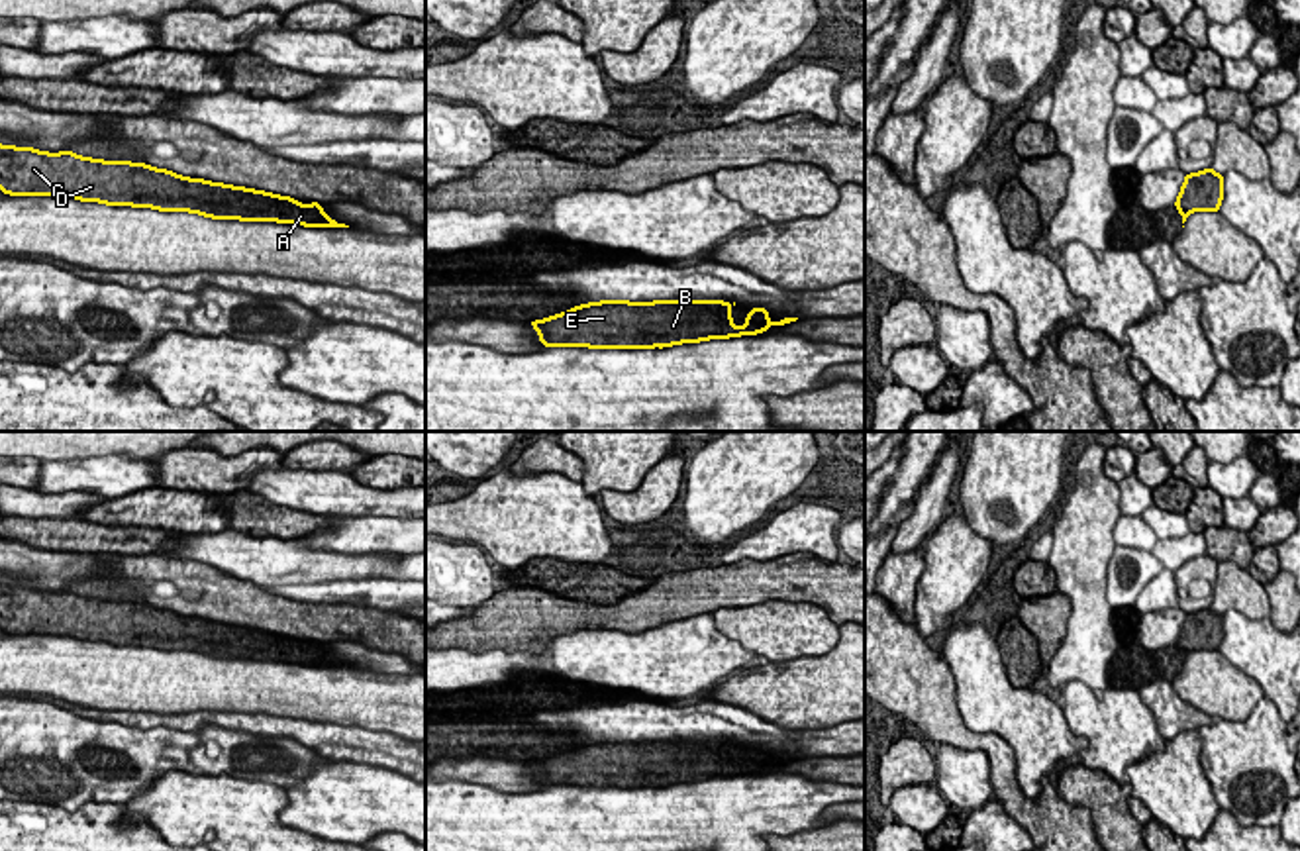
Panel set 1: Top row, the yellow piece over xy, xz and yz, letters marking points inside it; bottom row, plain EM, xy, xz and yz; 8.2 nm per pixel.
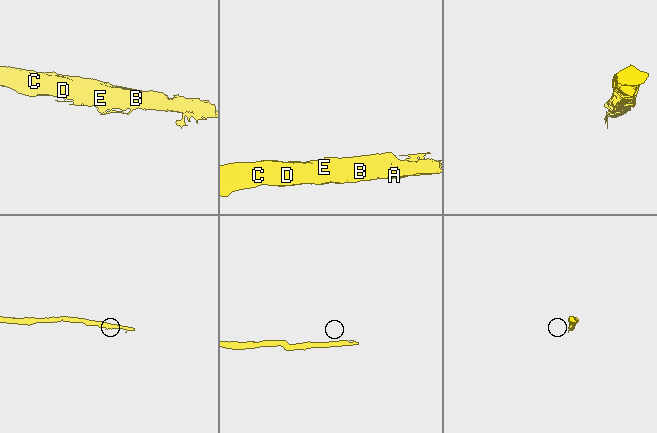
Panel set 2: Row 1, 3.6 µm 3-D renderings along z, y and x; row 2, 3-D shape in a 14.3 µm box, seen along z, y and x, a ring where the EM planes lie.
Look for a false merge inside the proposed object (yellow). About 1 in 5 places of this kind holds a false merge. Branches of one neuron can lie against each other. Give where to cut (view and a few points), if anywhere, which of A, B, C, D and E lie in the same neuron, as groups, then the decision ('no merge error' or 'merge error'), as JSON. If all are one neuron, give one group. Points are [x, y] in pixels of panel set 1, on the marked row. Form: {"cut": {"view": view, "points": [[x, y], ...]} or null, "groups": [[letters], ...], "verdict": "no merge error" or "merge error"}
{"cut": null, "groups": [["A", "B", "C", "D", "E"]], "verdict": "no merge error"}

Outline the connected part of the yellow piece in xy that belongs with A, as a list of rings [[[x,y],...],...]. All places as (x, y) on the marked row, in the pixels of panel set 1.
[[[0,143],[0,190],[10,196],[69,196],[80,202],[100,202],[106,206],[151,208],[159,212],[188,212],[212,220],[239,222],[276,222],[304,227],[349,227],[333,222],[318,202],[298,202],[265,190],[208,182],[190,178],[167,169],[145,163],[104,161],[80,157],[73,151],[39,151],[33,147],[16,147]]]

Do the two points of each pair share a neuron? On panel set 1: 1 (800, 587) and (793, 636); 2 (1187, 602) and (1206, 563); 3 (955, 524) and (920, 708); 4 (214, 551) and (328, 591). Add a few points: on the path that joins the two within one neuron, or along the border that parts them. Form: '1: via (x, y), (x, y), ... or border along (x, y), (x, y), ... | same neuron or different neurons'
1: border along (753, 602), (808, 600), (820, 606), (838, 626) | different neurons
2: via (1183, 591), (1183, 581), (1195, 569) | same neuron
3: border along (914, 624), (924, 640) | different neurons
4: border along (353, 579), (263, 587) | different neurons

